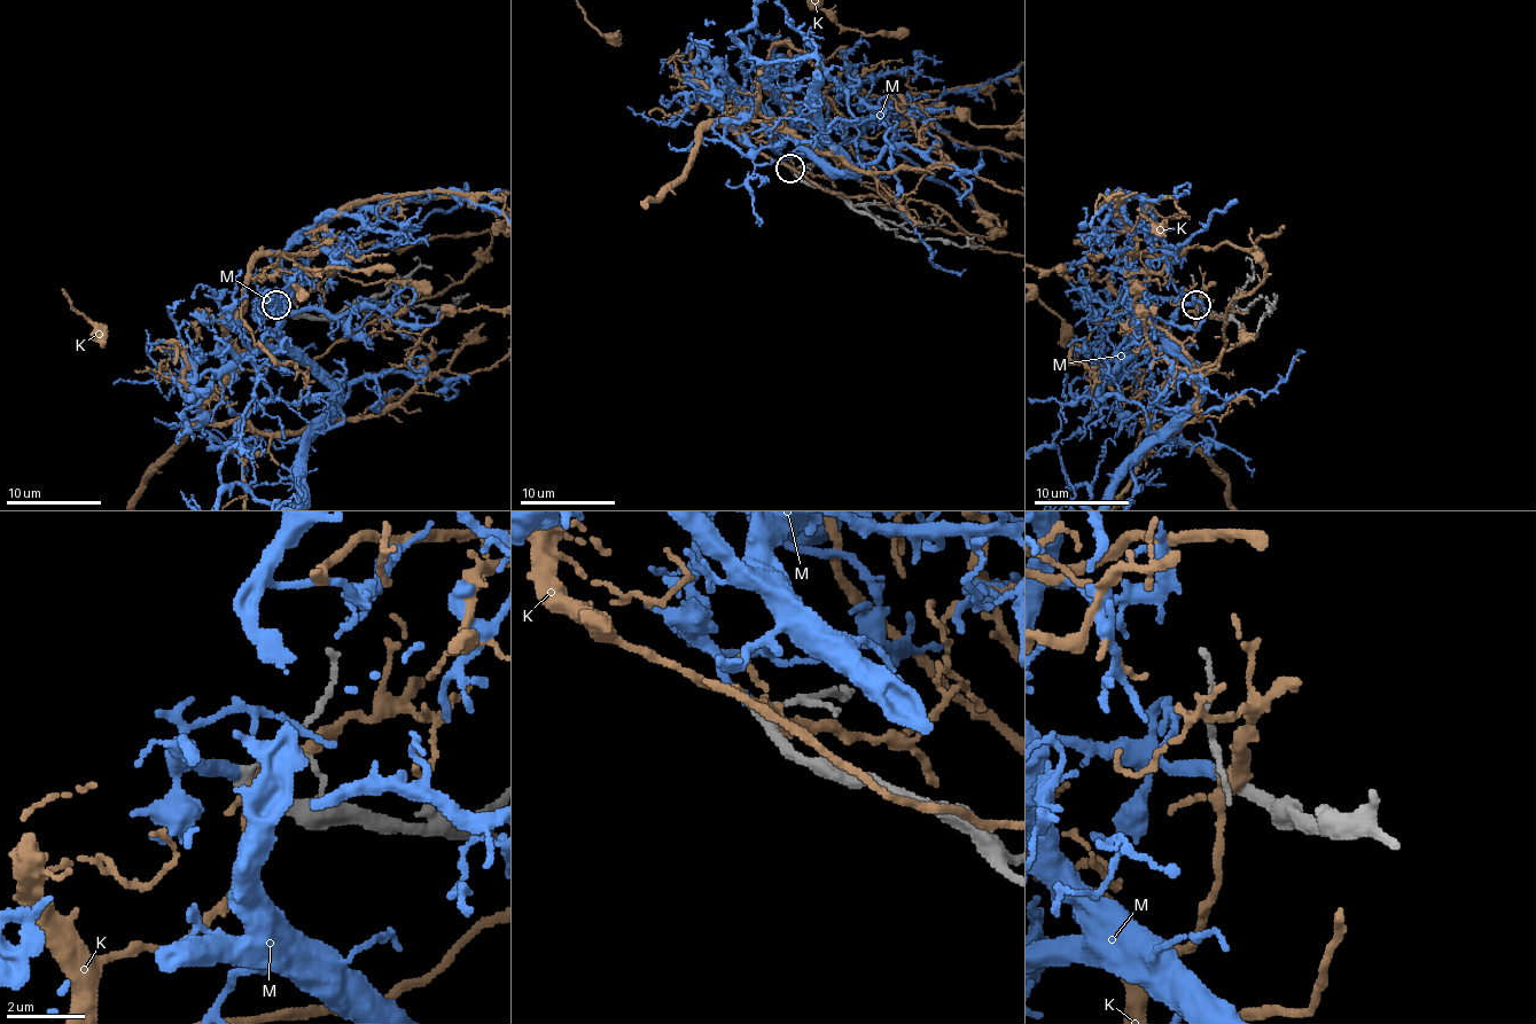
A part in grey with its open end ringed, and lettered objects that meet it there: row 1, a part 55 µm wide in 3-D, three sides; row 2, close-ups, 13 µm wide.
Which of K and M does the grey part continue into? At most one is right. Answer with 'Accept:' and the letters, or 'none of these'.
Accept: M

